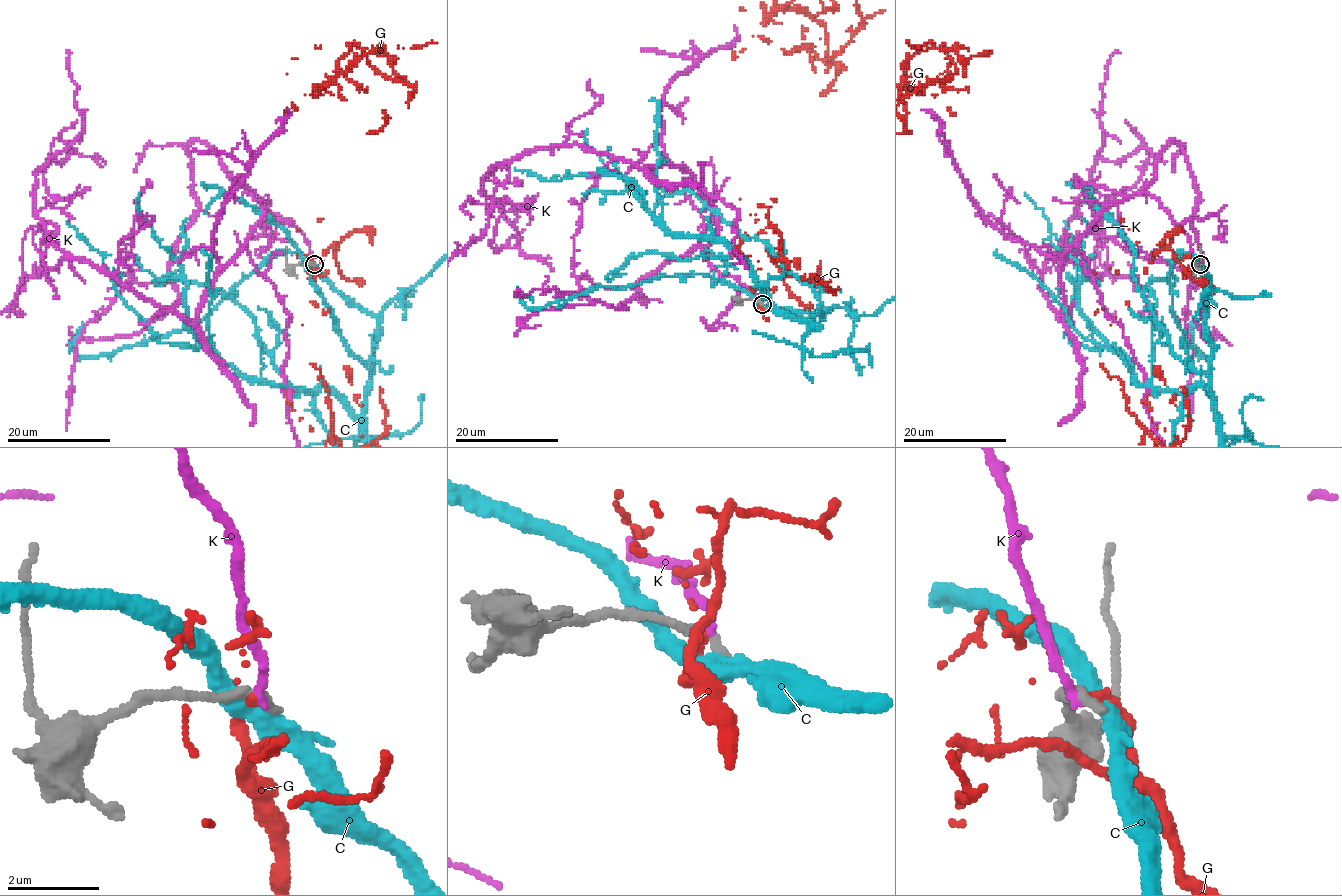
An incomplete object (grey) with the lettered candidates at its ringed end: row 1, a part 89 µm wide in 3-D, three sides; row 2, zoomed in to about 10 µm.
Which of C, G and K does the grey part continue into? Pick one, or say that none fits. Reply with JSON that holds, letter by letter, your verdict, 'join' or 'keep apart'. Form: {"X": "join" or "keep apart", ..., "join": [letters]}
{"C": "keep apart", "G": "keep apart", "K": "keep apart", "join": []}

